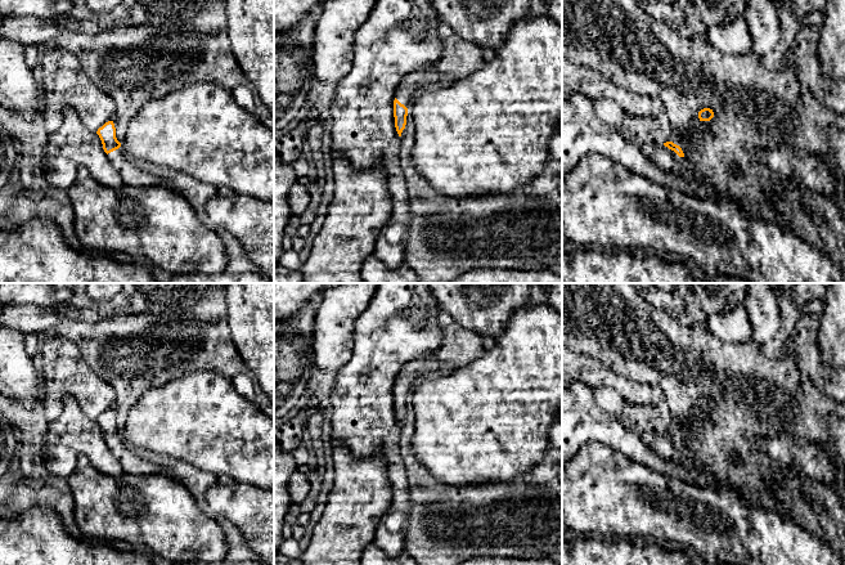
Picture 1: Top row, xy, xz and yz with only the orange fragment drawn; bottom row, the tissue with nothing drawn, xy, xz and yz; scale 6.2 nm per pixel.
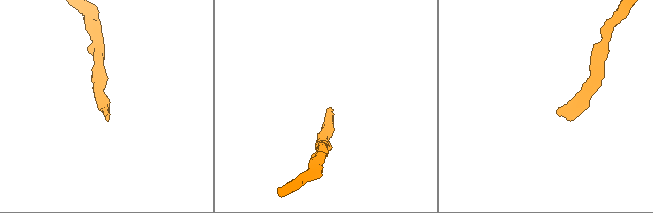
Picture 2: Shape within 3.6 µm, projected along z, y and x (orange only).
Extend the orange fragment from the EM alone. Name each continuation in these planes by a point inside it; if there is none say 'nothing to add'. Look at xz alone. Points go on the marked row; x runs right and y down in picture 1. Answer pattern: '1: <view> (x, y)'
1: xz (412, 85)

